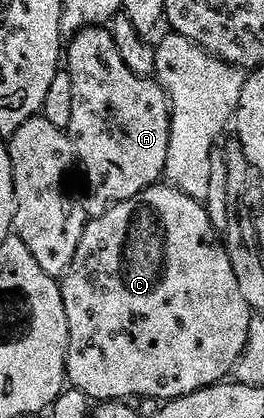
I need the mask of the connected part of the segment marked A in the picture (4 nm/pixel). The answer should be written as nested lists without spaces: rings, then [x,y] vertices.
[[[92,27],[74,34],[65,49],[65,69],[73,83],[73,115],[66,132],[87,176],[88,218],[100,217],[117,203],[141,195],[164,176],[171,101],[154,80],[138,77],[125,67],[115,34],[107,27]]]

